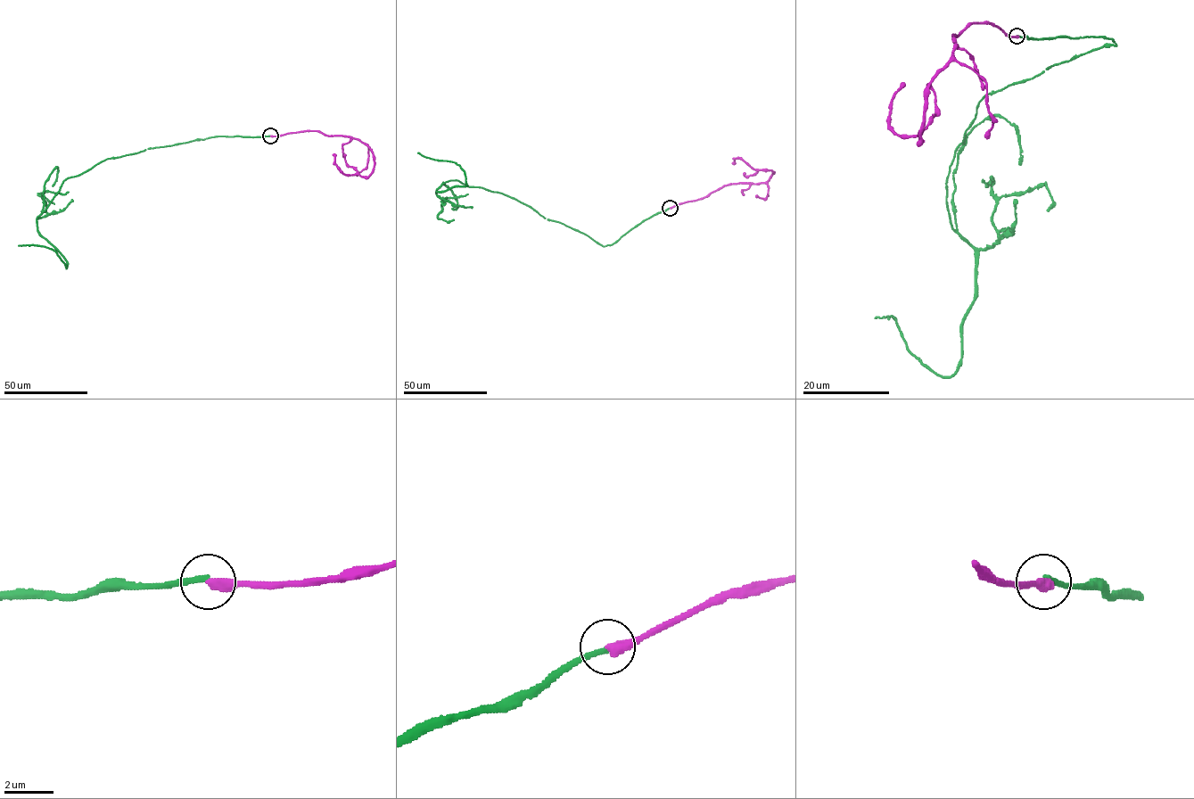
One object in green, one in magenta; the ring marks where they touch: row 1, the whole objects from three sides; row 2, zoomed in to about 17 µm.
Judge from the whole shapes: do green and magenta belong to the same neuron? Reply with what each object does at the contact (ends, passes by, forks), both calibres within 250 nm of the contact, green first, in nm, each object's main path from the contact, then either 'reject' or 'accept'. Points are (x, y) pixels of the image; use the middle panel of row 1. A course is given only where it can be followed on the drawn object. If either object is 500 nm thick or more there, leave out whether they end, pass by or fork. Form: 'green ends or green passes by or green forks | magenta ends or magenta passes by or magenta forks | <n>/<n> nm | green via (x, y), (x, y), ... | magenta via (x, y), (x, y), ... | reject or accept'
green ends | magenta ends | 240/440 nm | green via (670, 208), (602, 246), (500, 193), (457, 180), (436, 192), (465, 186), (465, 171), (417, 152) | magenta via (670, 208), (703, 199), (726, 185), (765, 183), (774, 172), (753, 169), (740, 158), (735, 158), (733, 164) | reject

